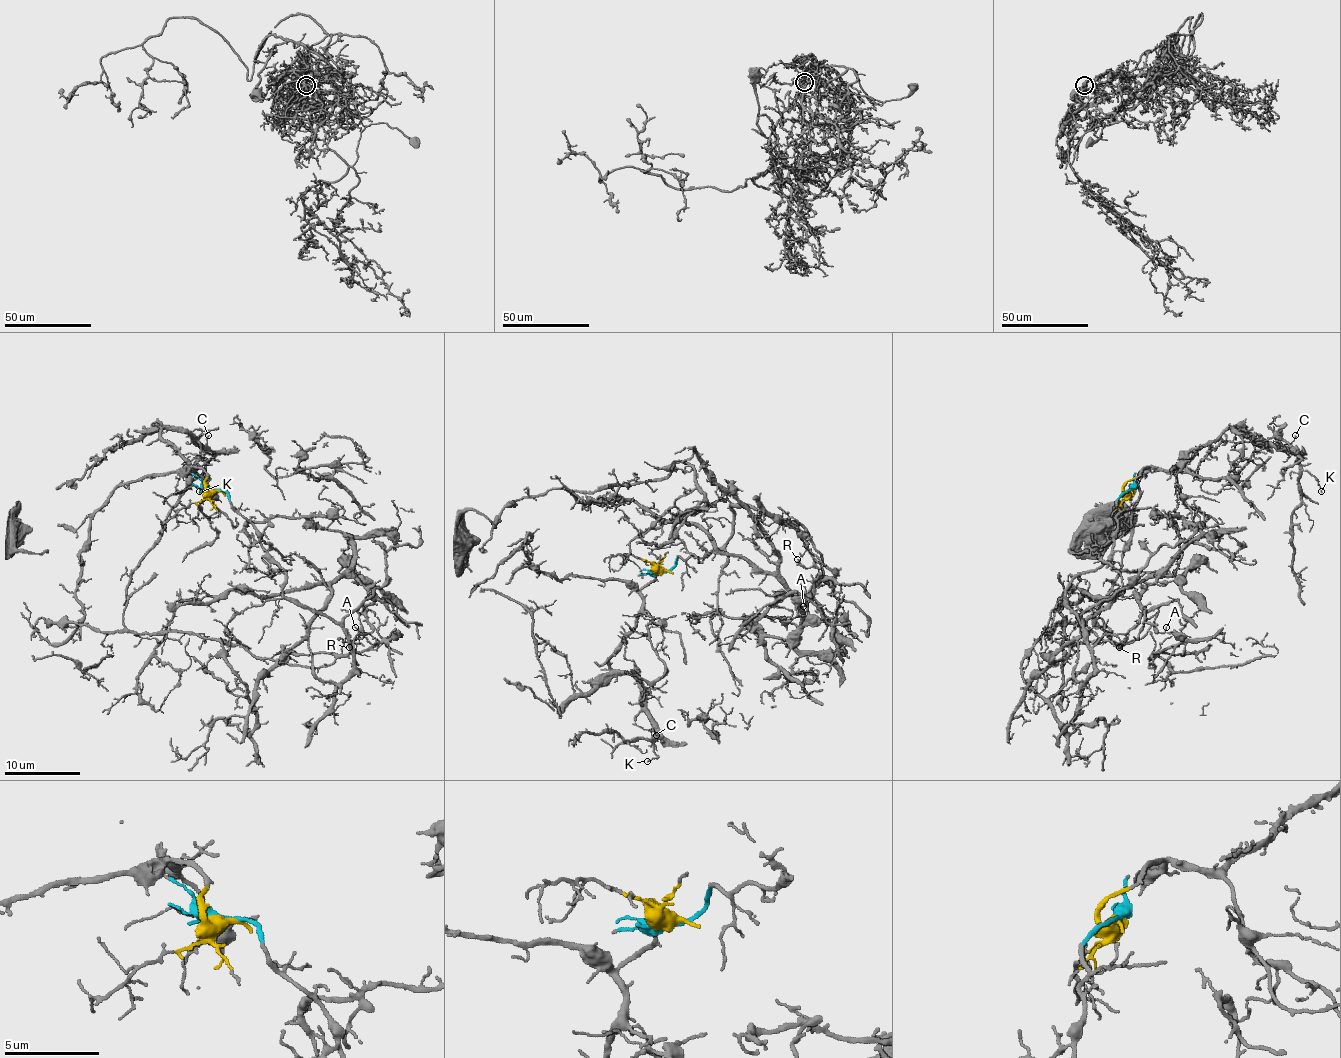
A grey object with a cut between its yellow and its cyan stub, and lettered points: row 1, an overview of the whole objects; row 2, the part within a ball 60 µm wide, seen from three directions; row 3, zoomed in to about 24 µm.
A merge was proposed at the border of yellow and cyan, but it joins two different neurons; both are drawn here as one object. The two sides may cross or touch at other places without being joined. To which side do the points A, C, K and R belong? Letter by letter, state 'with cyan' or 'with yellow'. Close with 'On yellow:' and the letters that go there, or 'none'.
A: with cyan
C: with yellow
K: with yellow
R: with cyan
On yellow: C, K

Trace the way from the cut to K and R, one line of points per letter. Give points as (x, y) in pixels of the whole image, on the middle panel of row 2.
K: (660, 571), (654, 563), (643, 611), (609, 660), (635, 679), (660, 734), (647, 761)
R: (660, 571), (715, 552), (728, 539), (730, 506), (795, 525), (812, 563), (797, 560)

